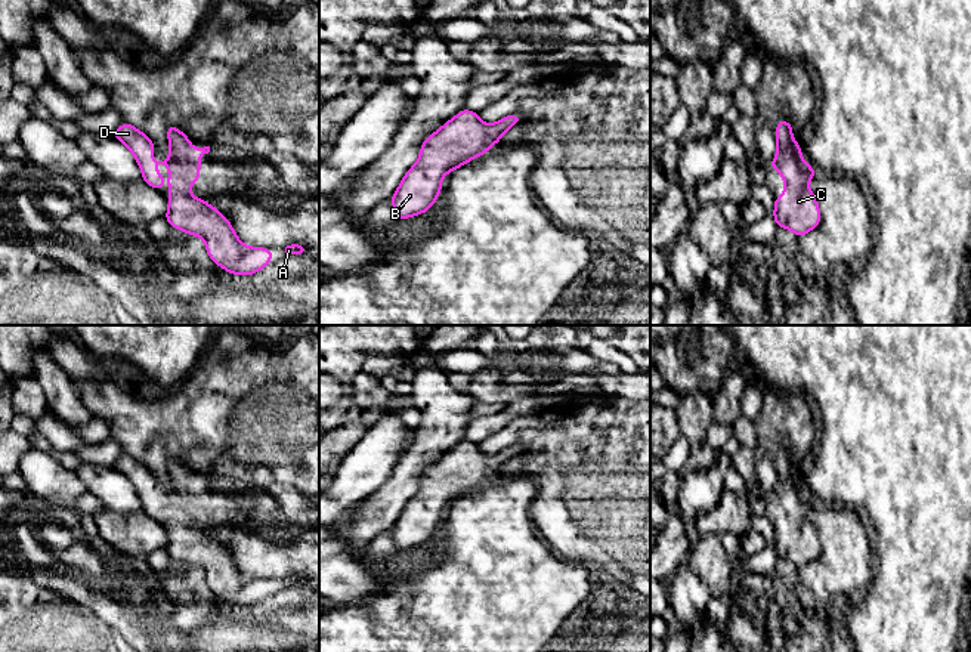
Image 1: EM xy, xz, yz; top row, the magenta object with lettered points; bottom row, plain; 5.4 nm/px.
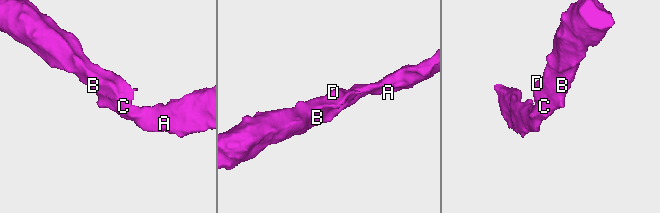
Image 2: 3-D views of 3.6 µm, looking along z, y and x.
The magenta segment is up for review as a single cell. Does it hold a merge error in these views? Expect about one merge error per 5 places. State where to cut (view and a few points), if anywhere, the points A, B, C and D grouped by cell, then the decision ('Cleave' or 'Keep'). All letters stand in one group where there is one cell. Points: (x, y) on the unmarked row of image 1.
No split. Groups: A B C D. Keep

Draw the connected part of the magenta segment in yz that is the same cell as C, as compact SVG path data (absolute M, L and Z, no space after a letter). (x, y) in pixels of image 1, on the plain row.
M788 451L777 454L776 473L777 485L769 498L780 503L786 519L780 529L774 528L773 549L779 559L791 560L800 569L814 560L822 550L817 531L808 520L810 510L817 504L803 491Z

